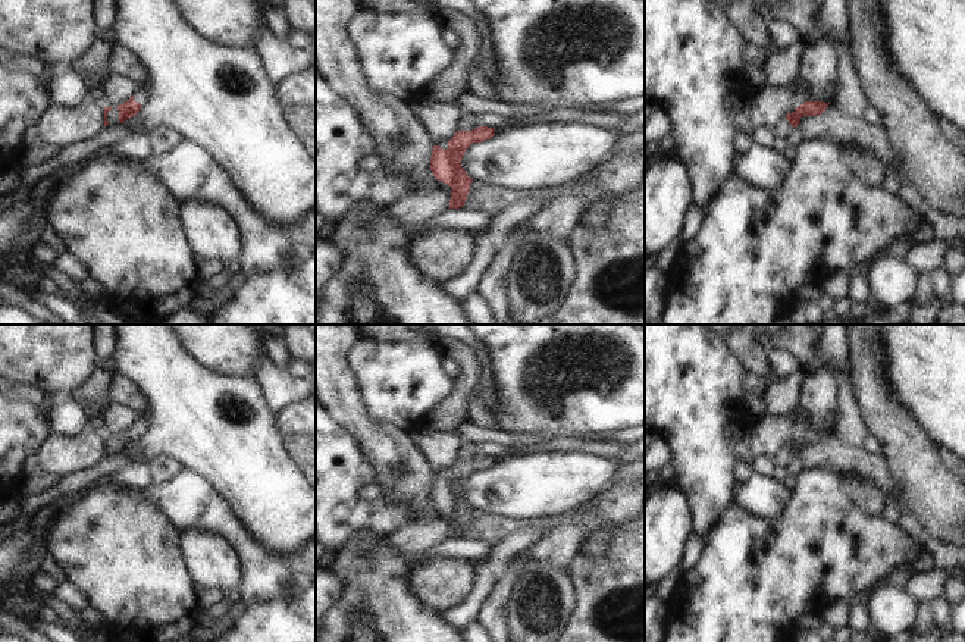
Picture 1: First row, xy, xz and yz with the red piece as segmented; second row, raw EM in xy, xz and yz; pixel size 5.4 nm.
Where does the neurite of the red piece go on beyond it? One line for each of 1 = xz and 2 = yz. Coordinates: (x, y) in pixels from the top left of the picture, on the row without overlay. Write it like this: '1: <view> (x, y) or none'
1: none
2: none

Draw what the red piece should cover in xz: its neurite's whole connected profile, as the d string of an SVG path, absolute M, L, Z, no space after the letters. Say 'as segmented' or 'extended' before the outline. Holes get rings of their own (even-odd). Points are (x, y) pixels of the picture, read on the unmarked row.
as segmented | M479 455L473 460L458 460L448 470L448 477L433 475L430 499L435 508L452 517L449 538L464 536L473 508L461 497L461 489L473 472L482 472L495 464L494 457Z

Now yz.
as segmented | M805 430L799 436L796 436L793 442L787 442L786 448L793 457L796 457L800 452L802 445L821 444L823 441L825 441L828 433L830 432L823 432L823 430Z

